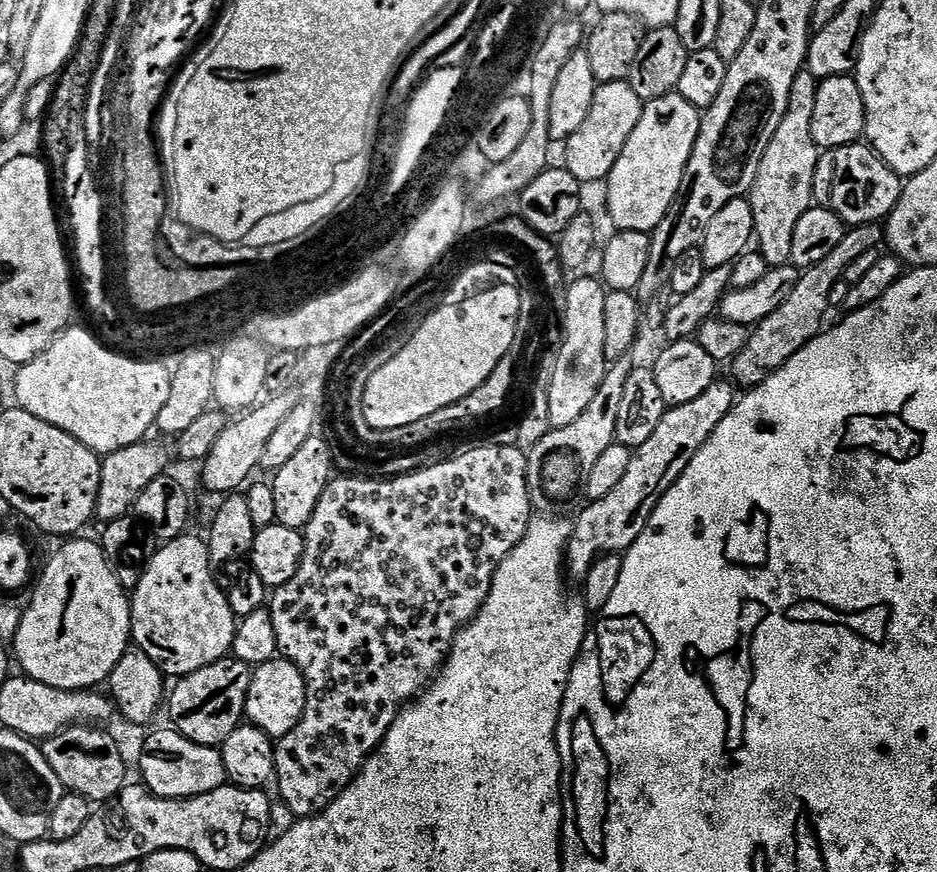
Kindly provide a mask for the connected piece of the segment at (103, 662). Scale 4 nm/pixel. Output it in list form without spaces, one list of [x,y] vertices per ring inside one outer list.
[[[72,538],[64,544],[52,557],[48,560],[48,565],[44,568],[44,573],[40,576],[40,581],[36,584],[36,589],[32,592],[32,605],[23,609],[20,625],[14,637],[16,643],[16,652],[14,648],[14,656],[20,659],[23,675],[29,676],[31,680],[42,682],[46,686],[54,686],[61,688],[67,692],[79,692],[81,690],[92,690],[97,686],[103,685],[108,679],[108,675],[114,670],[114,666],[118,666],[118,658],[122,658],[122,654],[130,647],[132,640],[132,606],[130,603],[129,593],[124,592],[124,588],[120,585],[120,580],[116,577],[116,572],[111,568],[109,557],[104,555],[104,549],[99,543],[96,544],[92,540],[80,540],[84,538]]]

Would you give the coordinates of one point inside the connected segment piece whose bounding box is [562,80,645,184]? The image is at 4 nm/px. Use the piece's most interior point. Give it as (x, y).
(590, 153)

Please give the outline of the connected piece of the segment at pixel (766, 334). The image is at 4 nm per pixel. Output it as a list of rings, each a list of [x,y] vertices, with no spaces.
[[[879,223],[849,227],[842,242],[838,242],[838,246],[834,246],[834,250],[830,250],[830,254],[826,254],[822,262],[818,262],[801,275],[798,286],[794,286],[790,298],[786,298],[786,302],[782,302],[782,306],[778,306],[774,314],[770,314],[749,331],[746,346],[730,362],[733,376],[731,379],[741,389],[754,388],[767,376],[778,371],[783,364],[790,362],[790,358],[794,358],[798,350],[802,350],[811,340],[815,340],[825,327],[824,315],[829,315],[830,312],[827,299],[834,282],[844,279],[846,266],[850,266],[854,258],[879,249],[884,243],[884,230]]]

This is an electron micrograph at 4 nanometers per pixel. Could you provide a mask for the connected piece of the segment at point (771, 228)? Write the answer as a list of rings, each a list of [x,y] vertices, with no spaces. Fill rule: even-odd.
[[[801,70],[798,78],[794,78],[794,86],[790,86],[790,102],[786,102],[786,114],[782,114],[782,122],[778,122],[778,130],[774,130],[774,138],[770,138],[770,146],[766,146],[766,154],[762,154],[758,174],[746,197],[754,210],[755,247],[770,266],[791,261],[794,229],[802,214],[814,206],[814,174],[822,155],[812,133],[816,103],[817,78],[807,70]]]

